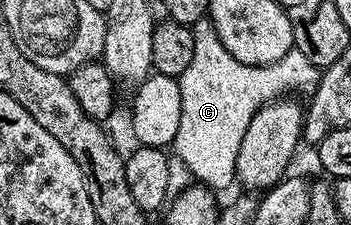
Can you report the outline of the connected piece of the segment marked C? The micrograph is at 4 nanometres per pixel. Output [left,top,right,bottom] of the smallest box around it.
[172,17,320,192]

